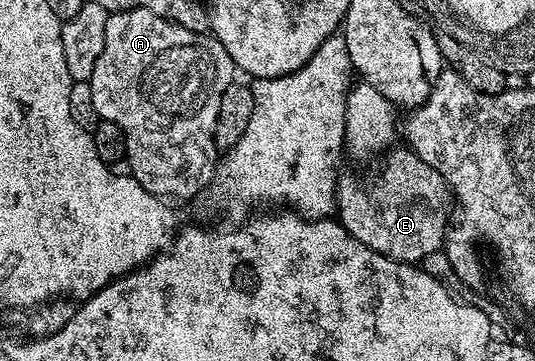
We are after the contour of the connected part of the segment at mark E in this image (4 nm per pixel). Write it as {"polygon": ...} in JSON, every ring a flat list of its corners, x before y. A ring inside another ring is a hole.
{"polygon":[[409,146,391,147,382,161,382,171,363,179,358,175,339,174,336,218,360,245,368,245,368,249,397,263,421,264,428,253,443,250,446,229,451,222,451,188,446,186,444,177,440,177,432,165,420,161]]}

